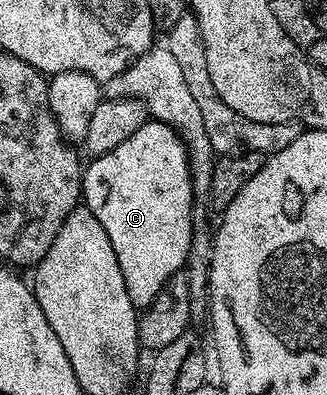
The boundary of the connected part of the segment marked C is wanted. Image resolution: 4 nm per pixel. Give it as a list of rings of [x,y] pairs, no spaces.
[[[150,119],[145,122],[143,127],[139,127],[139,131],[135,131],[135,135],[131,135],[131,139],[123,139],[123,143],[119,143],[119,147],[107,151],[101,157],[93,157],[90,162],[90,165],[88,162],[84,166],[81,179],[83,203],[93,212],[95,219],[99,219],[100,225],[103,226],[103,231],[107,231],[107,239],[111,239],[111,248],[115,251],[115,259],[119,259],[119,271],[123,271],[123,283],[127,283],[127,295],[131,295],[133,306],[138,311],[143,311],[161,294],[162,289],[165,288],[165,284],[174,275],[186,268],[189,259],[189,248],[193,242],[193,211],[195,208],[193,176],[189,170],[189,153],[186,151],[177,130],[166,125],[164,120],[157,119],[156,121],[156,119]]]

